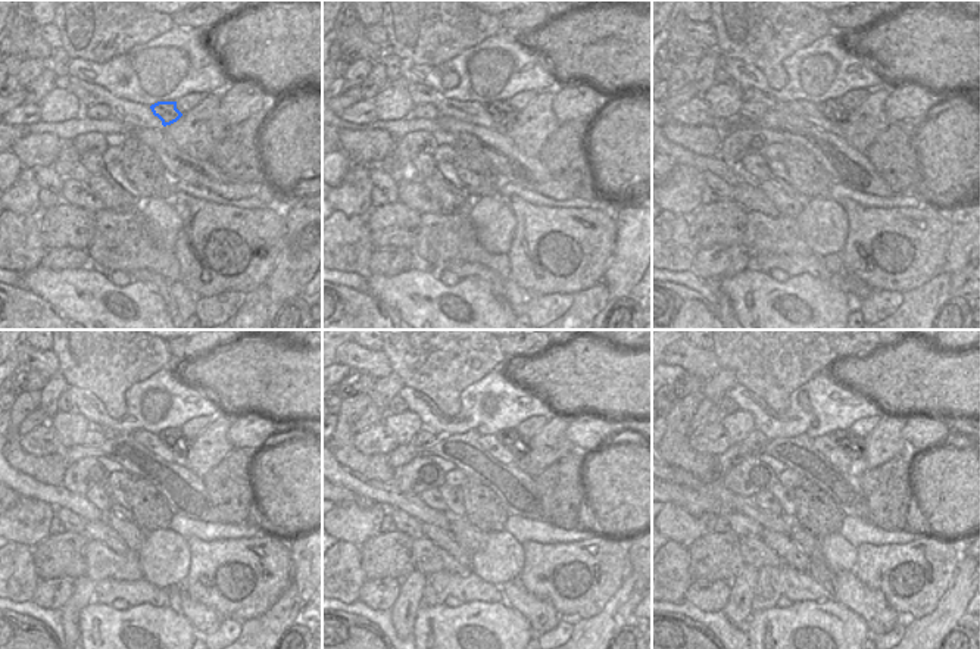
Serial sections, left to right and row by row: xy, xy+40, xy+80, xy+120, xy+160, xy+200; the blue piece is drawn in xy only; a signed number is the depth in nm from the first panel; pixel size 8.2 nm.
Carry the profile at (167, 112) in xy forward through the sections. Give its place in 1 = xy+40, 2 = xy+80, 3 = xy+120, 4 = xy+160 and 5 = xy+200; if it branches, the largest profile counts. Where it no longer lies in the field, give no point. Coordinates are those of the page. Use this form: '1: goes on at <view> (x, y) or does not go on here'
1: goes on at xy+40 (501, 112)
2: goes on at xy+80 (832, 109)
3: goes on at xy+120 (174, 437)
4: goes on at xy+160 (506, 436)
5: goes on at xy+200 (845, 437)

